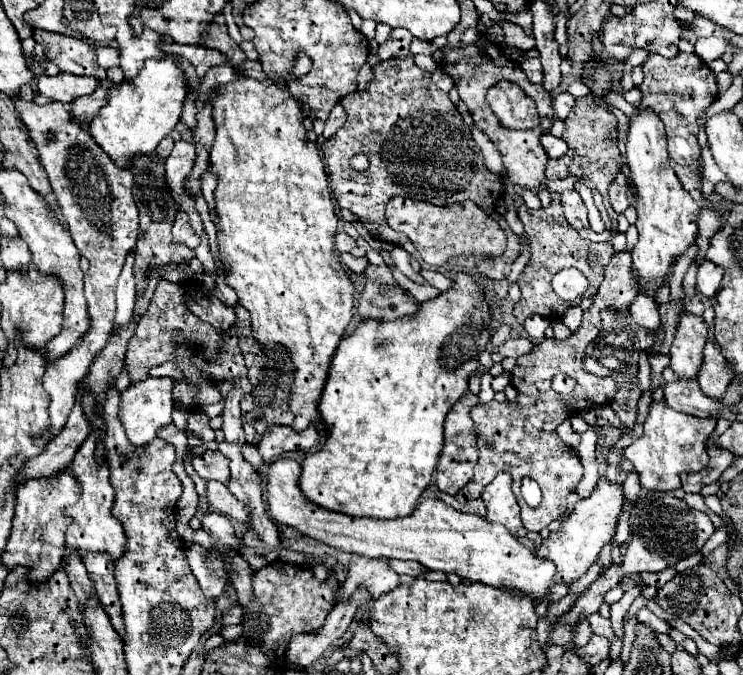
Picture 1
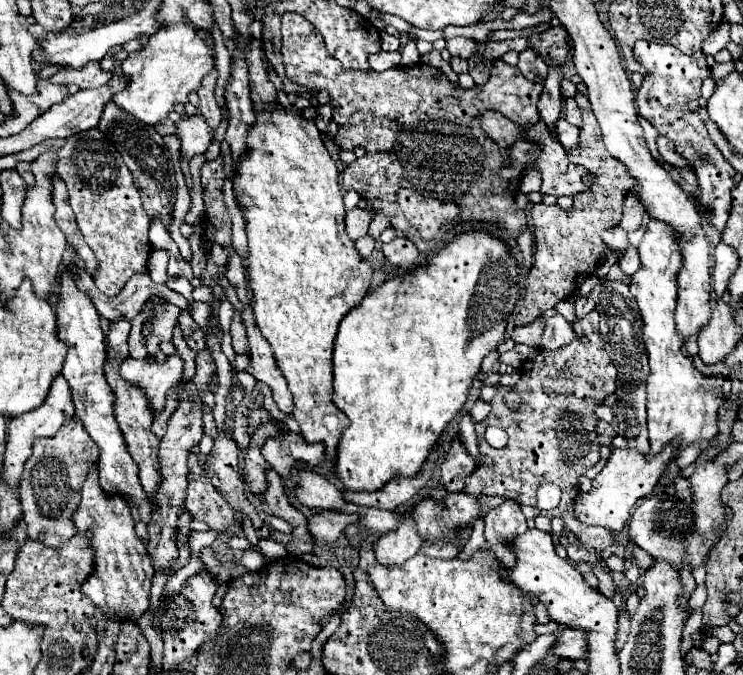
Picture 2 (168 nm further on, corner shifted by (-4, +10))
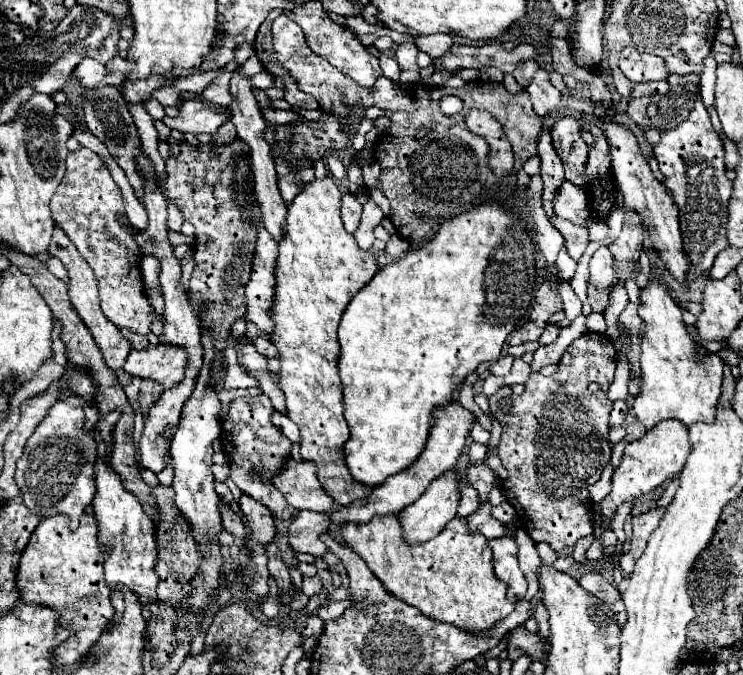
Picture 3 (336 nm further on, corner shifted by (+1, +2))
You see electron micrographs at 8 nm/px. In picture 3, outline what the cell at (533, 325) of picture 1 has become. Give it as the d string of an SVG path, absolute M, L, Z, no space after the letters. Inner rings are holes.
M507 353L507 355L503 355L501 359L493 361L493 363L491 363L491 367L489 367L489 371L491 371L493 375L508 375L511 371L512 365L513 357Z

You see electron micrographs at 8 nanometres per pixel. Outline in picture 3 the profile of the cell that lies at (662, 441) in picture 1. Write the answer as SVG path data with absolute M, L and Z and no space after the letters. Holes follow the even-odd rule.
M651 263L647 287L639 295L639 317L645 333L641 335L641 391L633 401L633 417L651 431L665 419L677 419L685 427L693 423L713 423L717 411L717 399L723 385L723 361L717 355L697 359L695 343L683 321L683 309L671 297L671 285L663 271Z

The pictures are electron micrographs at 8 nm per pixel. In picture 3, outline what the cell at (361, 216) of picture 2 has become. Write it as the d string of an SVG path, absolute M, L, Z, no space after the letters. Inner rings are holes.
M347 193L343 195L343 207L341 207L341 219L343 219L343 225L347 229L347 233L355 233L355 229L359 227L359 221L361 221L361 205L359 201L355 199L353 193Z

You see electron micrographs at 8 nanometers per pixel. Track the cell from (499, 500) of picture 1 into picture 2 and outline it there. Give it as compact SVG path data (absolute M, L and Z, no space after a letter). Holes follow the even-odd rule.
M508 499L500 507L492 509L488 515L484 515L484 521L486 521L484 535L486 535L490 549L496 553L496 557L504 565L514 565L514 553L510 553L510 549L506 549L506 545L502 545L502 541L510 541L510 537L516 537L528 529L526 517L522 515L520 505L512 499Z

